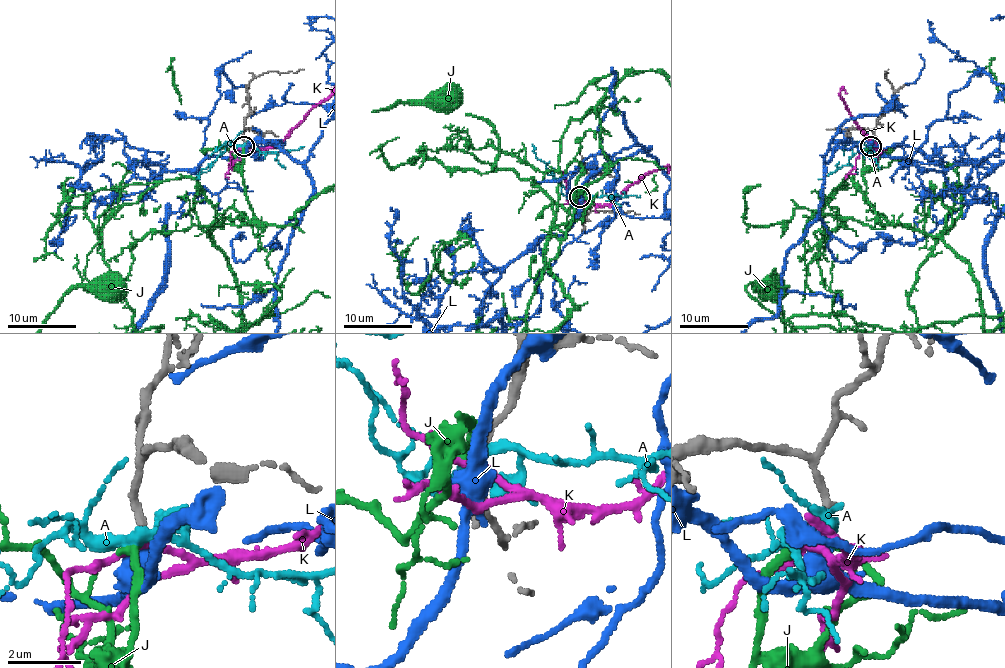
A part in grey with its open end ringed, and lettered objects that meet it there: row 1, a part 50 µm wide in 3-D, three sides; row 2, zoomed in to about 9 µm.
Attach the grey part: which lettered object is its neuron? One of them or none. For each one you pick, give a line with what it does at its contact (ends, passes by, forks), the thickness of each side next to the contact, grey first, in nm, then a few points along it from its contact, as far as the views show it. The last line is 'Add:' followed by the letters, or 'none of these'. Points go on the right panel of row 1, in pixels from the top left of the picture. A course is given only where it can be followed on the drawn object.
J: it ends there; 240 nm thick on the grey side, 240 nm on the other
Add: J

